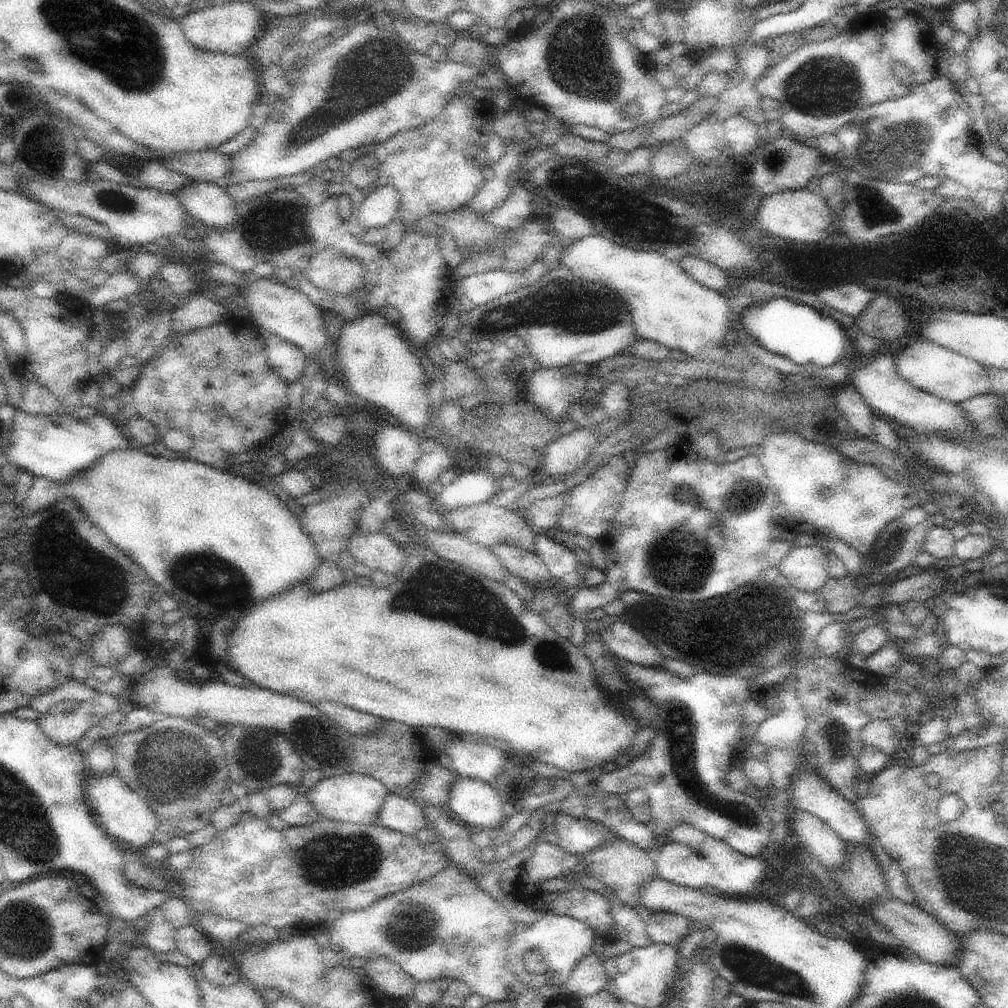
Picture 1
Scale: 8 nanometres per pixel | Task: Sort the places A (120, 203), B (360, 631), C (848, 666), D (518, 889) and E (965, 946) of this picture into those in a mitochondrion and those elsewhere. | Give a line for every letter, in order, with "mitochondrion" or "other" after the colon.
A: mitochondrion
B: other
C: other
D: other
E: other

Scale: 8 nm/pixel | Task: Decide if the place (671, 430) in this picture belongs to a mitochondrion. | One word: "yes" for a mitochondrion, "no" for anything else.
no

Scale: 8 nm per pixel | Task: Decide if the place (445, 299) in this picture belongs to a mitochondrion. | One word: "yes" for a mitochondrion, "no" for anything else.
no

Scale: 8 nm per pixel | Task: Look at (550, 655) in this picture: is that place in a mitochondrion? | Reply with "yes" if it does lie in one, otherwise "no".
yes

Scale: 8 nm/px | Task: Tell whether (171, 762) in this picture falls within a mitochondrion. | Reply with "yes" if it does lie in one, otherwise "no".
yes

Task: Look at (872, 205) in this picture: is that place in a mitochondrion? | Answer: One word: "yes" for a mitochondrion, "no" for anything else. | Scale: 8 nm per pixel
yes

